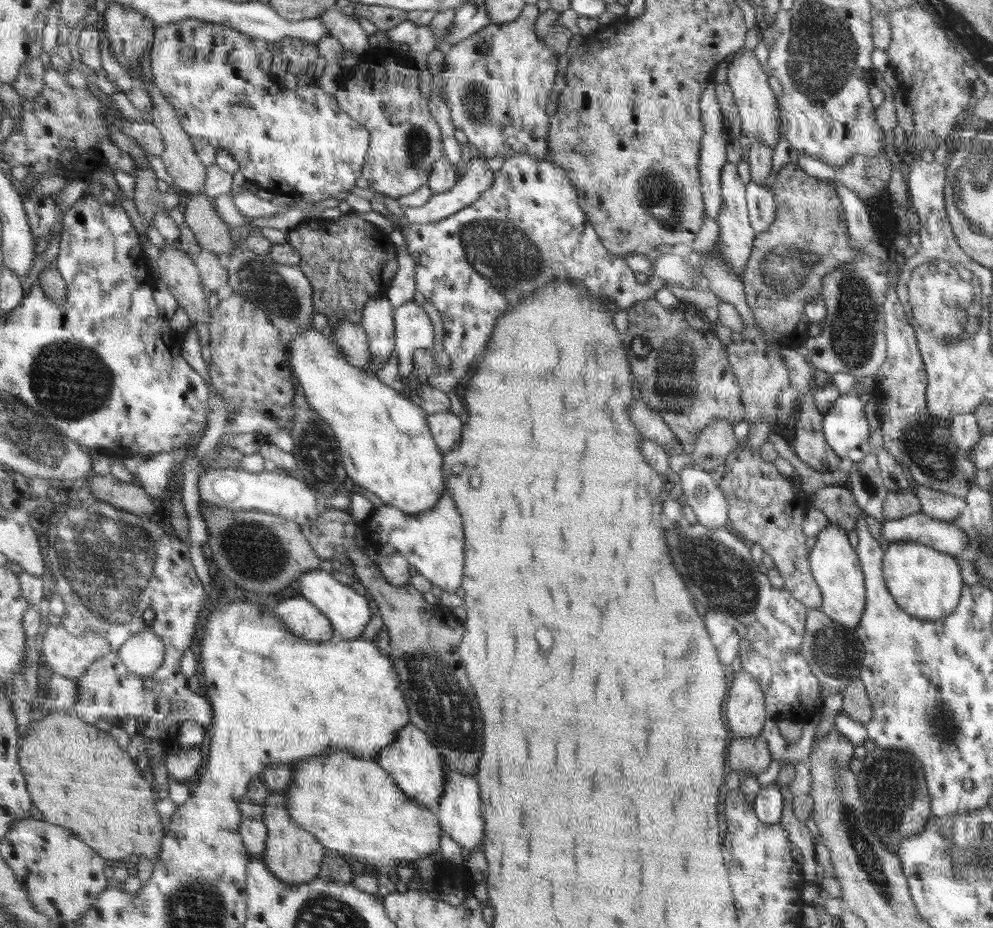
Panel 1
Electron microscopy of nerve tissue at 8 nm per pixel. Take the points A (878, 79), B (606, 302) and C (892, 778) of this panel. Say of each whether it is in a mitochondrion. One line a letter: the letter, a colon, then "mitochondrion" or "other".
A: other
B: other
C: mitochondrion

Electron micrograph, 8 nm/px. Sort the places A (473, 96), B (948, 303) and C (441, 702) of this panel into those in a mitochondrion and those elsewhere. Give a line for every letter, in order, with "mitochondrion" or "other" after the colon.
A: mitochondrion
B: mitochondrion
C: mitochondrion

